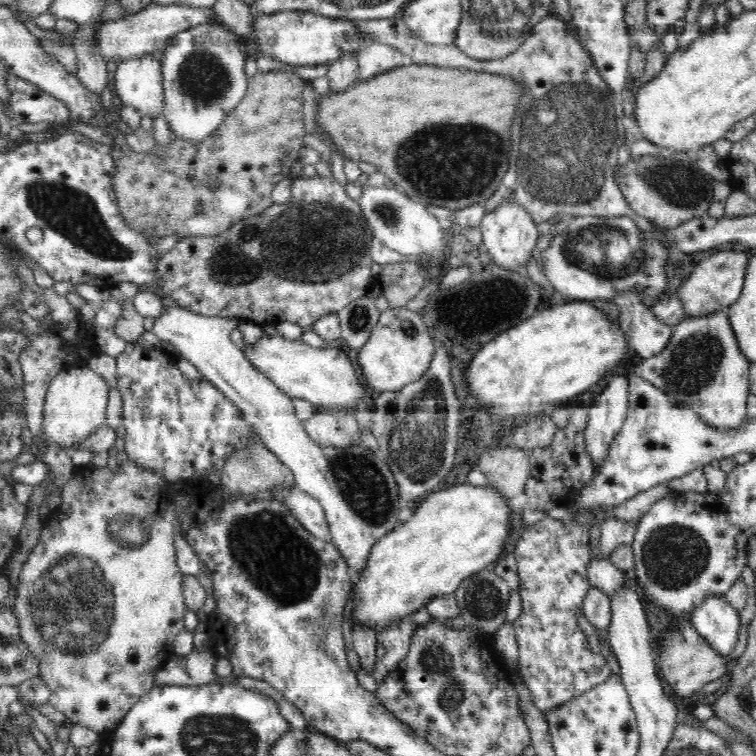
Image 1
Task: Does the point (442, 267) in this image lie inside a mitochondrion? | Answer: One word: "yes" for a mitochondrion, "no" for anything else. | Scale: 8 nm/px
no

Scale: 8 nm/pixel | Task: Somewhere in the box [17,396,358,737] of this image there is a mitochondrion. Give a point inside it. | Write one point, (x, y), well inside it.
(70, 601)

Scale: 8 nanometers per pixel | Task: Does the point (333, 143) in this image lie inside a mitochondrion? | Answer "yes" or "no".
no

